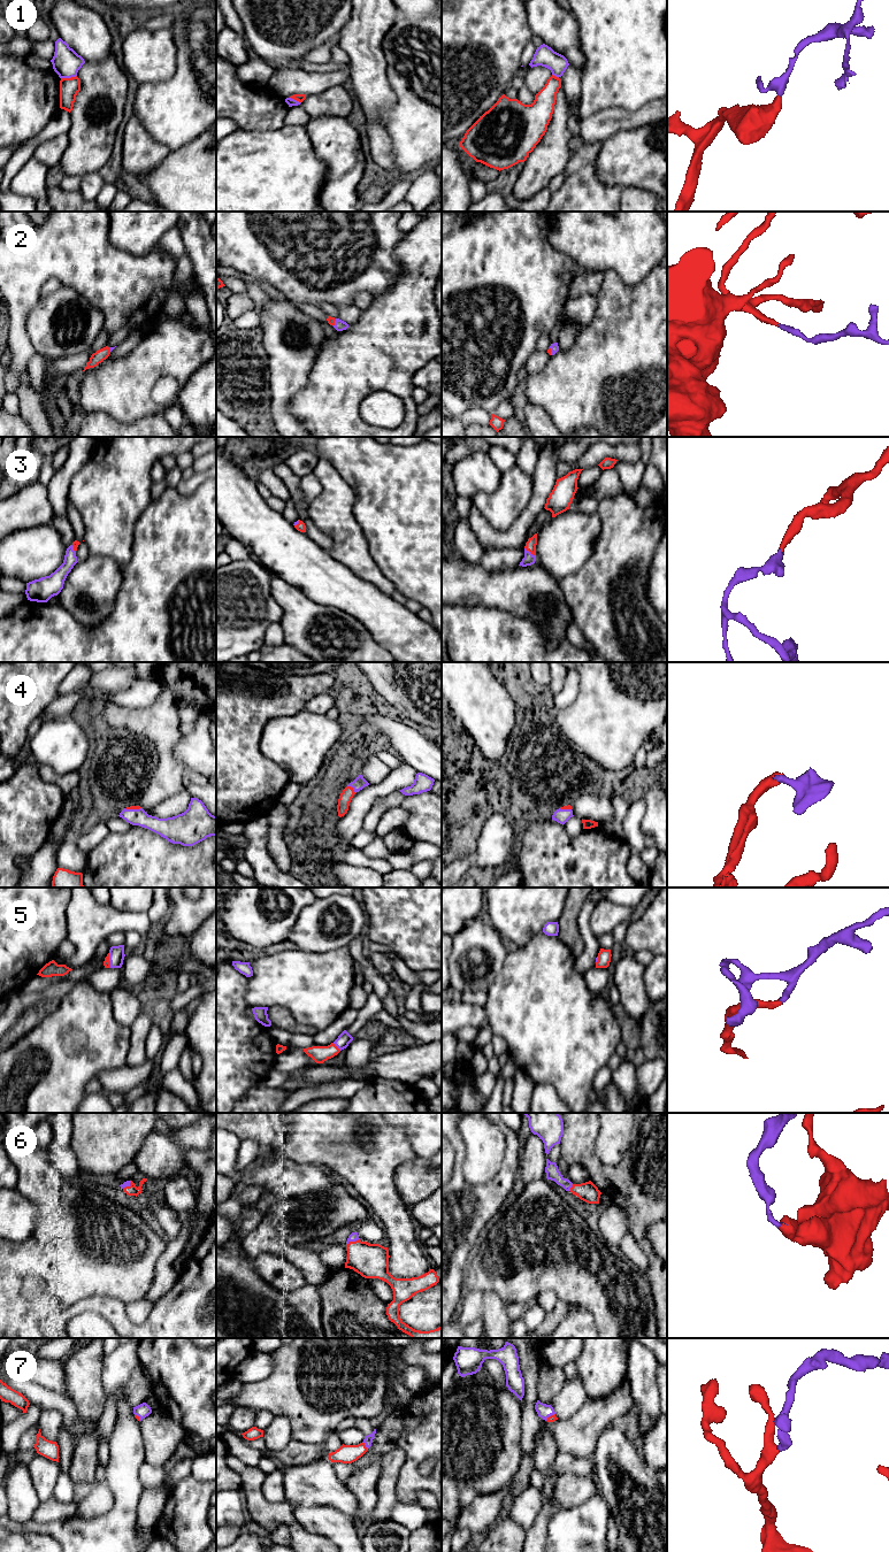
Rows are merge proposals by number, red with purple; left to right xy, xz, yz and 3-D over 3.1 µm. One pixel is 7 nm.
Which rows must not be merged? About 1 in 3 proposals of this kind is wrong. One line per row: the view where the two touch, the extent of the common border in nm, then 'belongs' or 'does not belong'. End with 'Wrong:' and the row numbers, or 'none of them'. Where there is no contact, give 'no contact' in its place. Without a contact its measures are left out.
1: xy | 110 nm | does not belong
2: xz | 60 nm | belongs
3: yz | 100 nm | belongs
4: xz | 80 nm | belongs
5: xz | 80 nm | belongs
6: xz | 110 nm | belongs
7: xz | 70 nm | belongs
Wrong: 1

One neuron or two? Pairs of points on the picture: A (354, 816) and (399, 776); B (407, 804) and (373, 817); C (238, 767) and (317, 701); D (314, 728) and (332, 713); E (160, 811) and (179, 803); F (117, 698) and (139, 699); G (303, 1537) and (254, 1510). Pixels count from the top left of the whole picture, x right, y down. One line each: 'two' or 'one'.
A: one
B: two
C: two
D: two
E: one
F: one
G: one

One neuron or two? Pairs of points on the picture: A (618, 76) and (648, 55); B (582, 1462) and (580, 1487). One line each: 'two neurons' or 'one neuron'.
A: one neuron
B: two neurons

